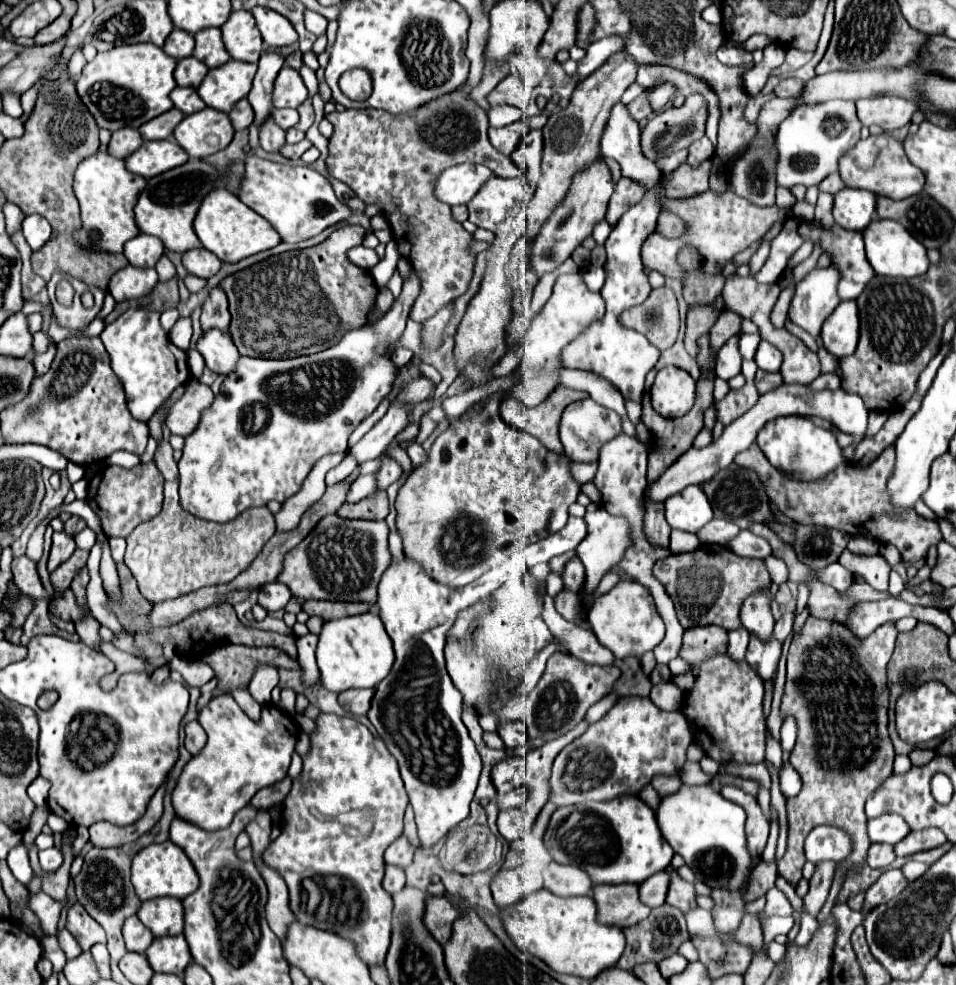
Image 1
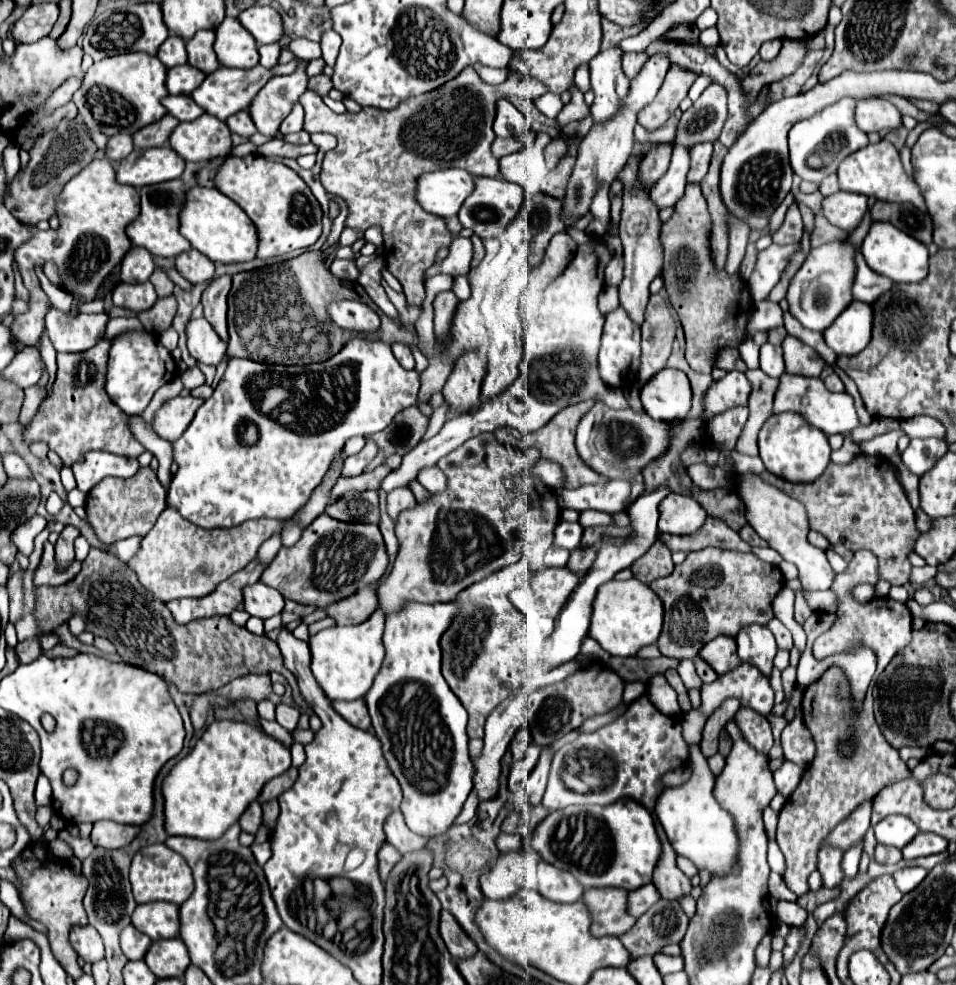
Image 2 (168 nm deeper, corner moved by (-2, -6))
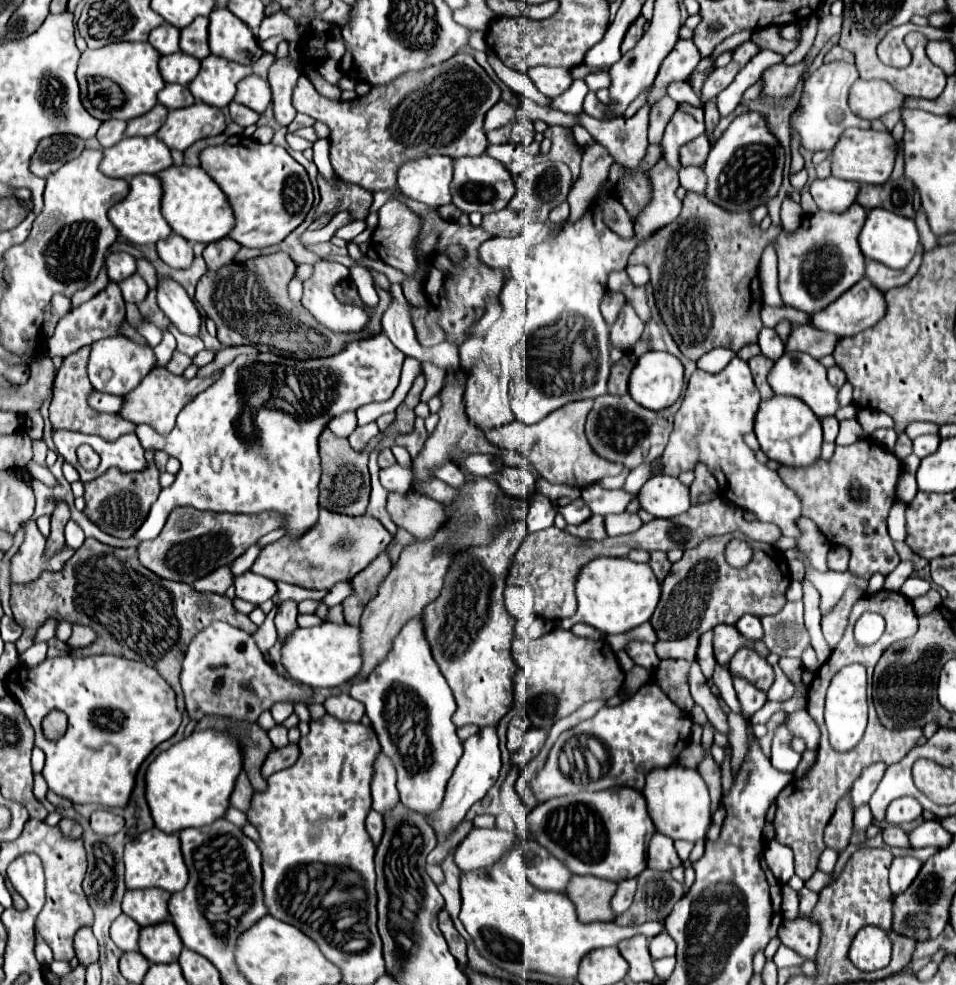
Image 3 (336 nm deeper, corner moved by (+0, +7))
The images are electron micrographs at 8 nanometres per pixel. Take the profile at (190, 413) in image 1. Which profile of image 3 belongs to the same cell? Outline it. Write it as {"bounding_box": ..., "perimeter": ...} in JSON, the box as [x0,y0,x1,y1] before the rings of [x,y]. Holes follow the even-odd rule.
{"bounding_box":[120,368,220,432],"perimeter":[[[156,368],[152,370],[152,374],[148,374],[148,378],[144,378],[144,382],[140,382],[140,386],[136,386],[136,390],[132,390],[132,394],[124,396],[126,404],[124,408],[120,410],[120,416],[134,422],[134,424],[148,424],[152,426],[154,430],[160,430],[160,432],[168,432],[174,428],[174,422],[176,422],[176,416],[178,412],[196,396],[200,394],[202,390],[206,390],[216,378],[218,378],[220,372],[216,372],[212,378],[192,378],[192,380],[186,380],[184,376],[174,376],[170,374],[166,368]]]}

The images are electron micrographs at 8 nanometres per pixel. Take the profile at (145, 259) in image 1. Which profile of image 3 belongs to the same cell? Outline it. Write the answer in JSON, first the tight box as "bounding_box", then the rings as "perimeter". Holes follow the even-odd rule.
{"bounding_box":[106,252,136,282],"perimeter":[[[126,252],[108,254],[106,266],[108,266],[110,280],[120,282],[120,280],[124,280],[124,278],[128,278],[128,276],[132,276],[136,272],[136,258],[126,254]]]}

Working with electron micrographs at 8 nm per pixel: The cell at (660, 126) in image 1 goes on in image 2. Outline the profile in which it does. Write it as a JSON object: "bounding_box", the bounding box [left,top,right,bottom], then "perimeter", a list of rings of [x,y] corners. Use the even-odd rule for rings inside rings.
{"bounding_box":[674,85,728,147],"perimeter":[[[708,85],[694,105],[682,113],[674,143],[692,147],[702,141],[714,143],[728,117],[728,95],[722,85]]]}

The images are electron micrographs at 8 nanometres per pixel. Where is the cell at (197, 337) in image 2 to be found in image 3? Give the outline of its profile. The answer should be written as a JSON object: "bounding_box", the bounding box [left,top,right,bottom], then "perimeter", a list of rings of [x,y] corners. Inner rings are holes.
{"bounding_box":[158,276,202,336],"perimeter":[[[158,276],[158,306],[182,334],[200,336],[202,312],[178,282]]]}

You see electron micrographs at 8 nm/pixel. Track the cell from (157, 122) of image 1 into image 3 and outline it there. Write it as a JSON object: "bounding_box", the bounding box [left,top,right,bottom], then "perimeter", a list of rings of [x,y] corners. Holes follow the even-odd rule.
{"bounding_box":[126,104,168,136],"perimeter":[[[156,104],[148,114],[128,122],[126,136],[152,136],[152,134],[156,134],[160,130],[166,114],[168,114],[168,110],[162,104]]]}

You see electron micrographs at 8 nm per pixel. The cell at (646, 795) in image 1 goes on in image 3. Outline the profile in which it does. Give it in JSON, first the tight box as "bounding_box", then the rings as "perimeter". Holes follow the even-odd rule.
{"bounding_box":[648,834,682,872],"perimeter":[[[654,834],[652,842],[648,846],[648,868],[650,870],[660,870],[660,872],[670,872],[672,868],[682,866],[682,860],[678,858],[674,850],[674,842],[666,838],[664,834]]]}

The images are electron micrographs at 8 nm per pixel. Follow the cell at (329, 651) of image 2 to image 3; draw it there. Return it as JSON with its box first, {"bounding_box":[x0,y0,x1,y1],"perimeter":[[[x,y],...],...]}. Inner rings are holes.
{"bounding_box":[282,622,362,688],"perimeter":[[[322,622],[312,628],[298,628],[282,646],[282,664],[292,678],[312,688],[336,688],[358,676],[362,670],[360,628],[350,624]]]}

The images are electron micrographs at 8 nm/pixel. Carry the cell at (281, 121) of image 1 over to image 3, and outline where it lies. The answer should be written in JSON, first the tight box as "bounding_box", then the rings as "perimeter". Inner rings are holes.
{"bounding_box":[268,58,300,126],"perimeter":[[[288,58],[276,60],[268,72],[268,82],[274,94],[274,102],[272,102],[274,118],[282,126],[288,126],[296,116],[296,108],[292,106],[292,94],[294,94],[298,76],[300,72],[292,66],[292,62],[288,62]]]}

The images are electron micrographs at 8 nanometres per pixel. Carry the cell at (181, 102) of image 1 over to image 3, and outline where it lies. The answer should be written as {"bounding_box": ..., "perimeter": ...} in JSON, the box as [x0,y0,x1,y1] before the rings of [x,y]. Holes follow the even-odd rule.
{"bounding_box":[158,84,194,108],"perimeter":[[[166,84],[158,94],[158,102],[166,108],[186,108],[194,104],[194,96],[186,86]]]}

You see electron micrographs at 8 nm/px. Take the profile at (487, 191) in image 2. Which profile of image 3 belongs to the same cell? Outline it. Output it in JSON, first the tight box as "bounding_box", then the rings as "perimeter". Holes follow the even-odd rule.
{"bounding_box":[452,154,516,214],"perimeter":[[[482,154],[482,156],[474,156],[474,158],[466,156],[466,158],[456,158],[454,160],[452,204],[456,204],[462,212],[466,212],[466,214],[498,212],[498,210],[508,206],[514,192],[516,192],[516,186],[514,186],[512,174],[506,170],[506,166],[502,162],[494,160],[492,156]]]}

